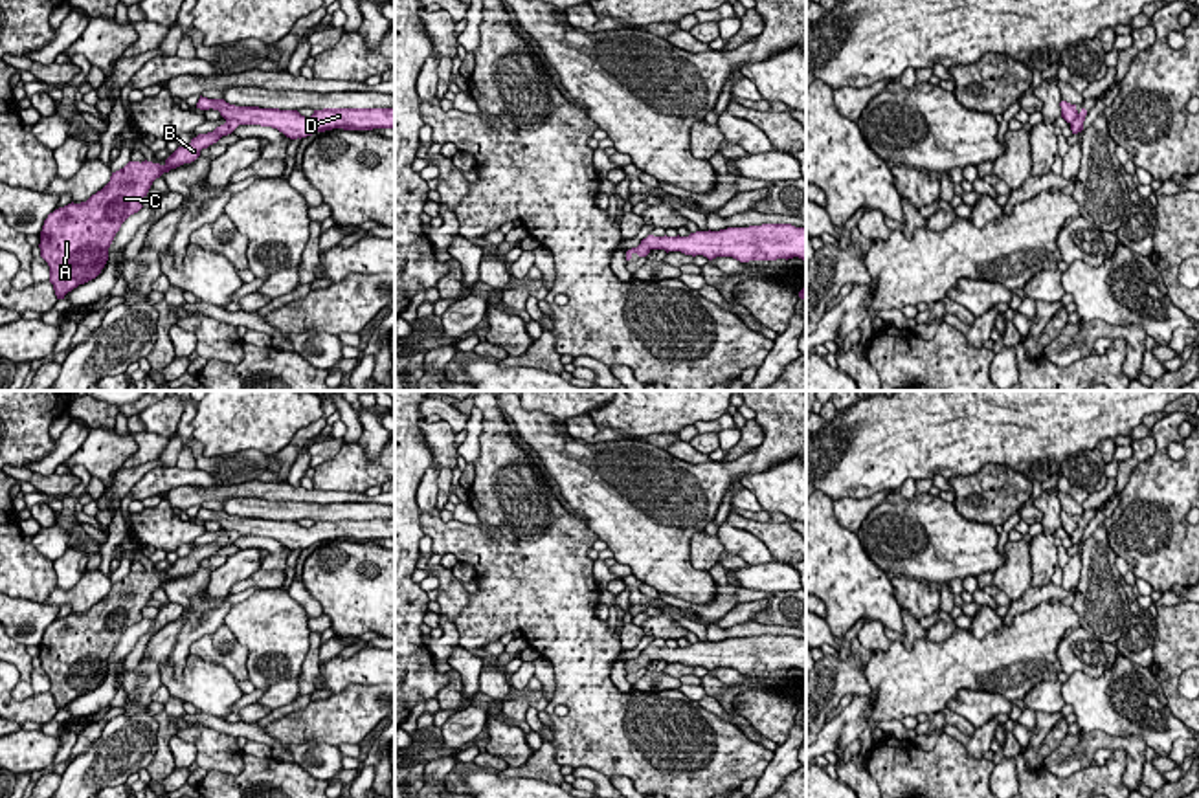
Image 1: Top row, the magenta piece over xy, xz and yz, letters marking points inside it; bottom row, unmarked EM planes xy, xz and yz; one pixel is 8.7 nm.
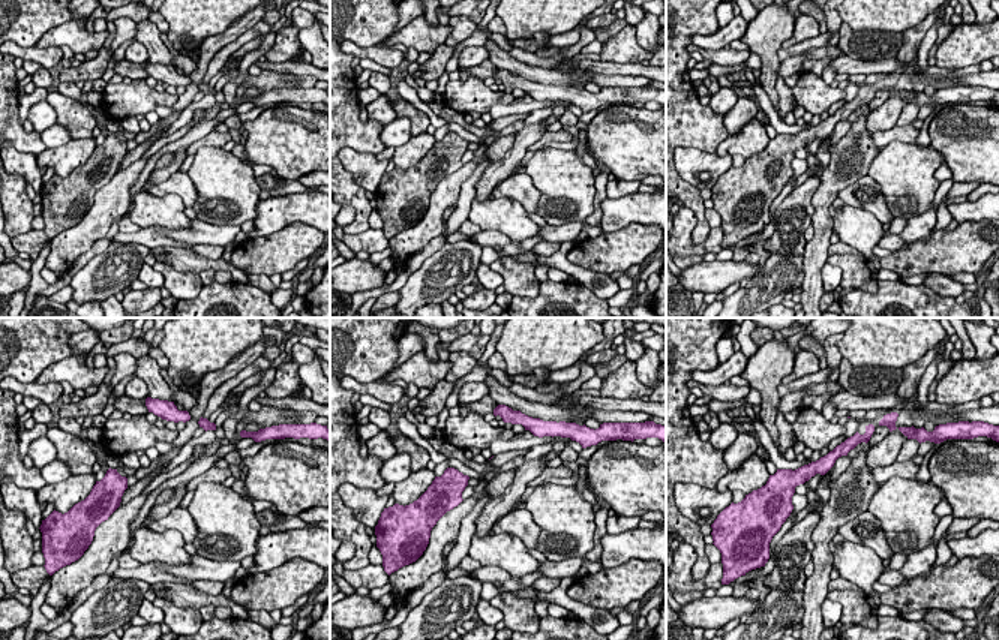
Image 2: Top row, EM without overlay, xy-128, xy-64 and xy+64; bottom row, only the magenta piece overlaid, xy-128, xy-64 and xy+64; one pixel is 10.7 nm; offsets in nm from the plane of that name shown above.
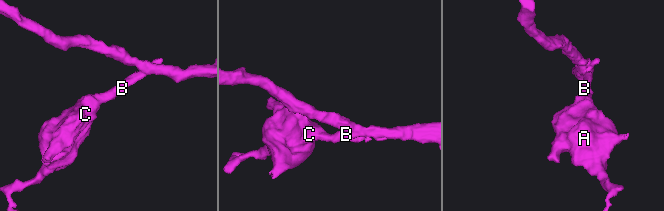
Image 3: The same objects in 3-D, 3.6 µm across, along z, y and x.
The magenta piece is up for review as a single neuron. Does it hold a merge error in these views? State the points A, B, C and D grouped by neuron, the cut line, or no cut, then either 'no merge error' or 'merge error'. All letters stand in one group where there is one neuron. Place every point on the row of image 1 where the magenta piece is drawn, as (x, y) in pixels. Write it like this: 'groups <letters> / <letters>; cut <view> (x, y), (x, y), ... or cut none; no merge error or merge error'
groups A B C D; cut none; no merge error

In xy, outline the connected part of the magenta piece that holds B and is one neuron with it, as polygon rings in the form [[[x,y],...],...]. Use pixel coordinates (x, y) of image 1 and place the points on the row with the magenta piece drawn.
[[[202,97],[200,110],[219,110],[226,119],[213,132],[198,134],[187,145],[178,147],[163,165],[152,161],[129,161],[112,172],[110,182],[86,202],[55,209],[44,220],[40,231],[40,257],[50,266],[50,283],[57,299],[95,279],[108,260],[108,248],[121,224],[143,205],[152,182],[163,172],[191,163],[202,149],[231,134],[239,125],[272,127],[290,139],[301,139],[332,128],[343,130],[395,130],[395,108],[323,108],[310,117],[297,110],[235,106],[224,99]]]

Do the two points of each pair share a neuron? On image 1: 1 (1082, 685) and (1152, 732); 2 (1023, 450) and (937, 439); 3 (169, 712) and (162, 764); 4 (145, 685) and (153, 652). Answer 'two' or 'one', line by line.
1: one
2: one
3: one
4: one

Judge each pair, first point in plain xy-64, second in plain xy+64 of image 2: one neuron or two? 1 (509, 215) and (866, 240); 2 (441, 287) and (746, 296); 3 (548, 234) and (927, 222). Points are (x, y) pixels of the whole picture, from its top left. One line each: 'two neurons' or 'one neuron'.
1: one neuron
2: one neuron
3: one neuron

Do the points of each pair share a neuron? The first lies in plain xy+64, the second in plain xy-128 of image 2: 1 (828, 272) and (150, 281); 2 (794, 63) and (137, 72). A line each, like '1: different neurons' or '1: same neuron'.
1: same neuron
2: different neurons

